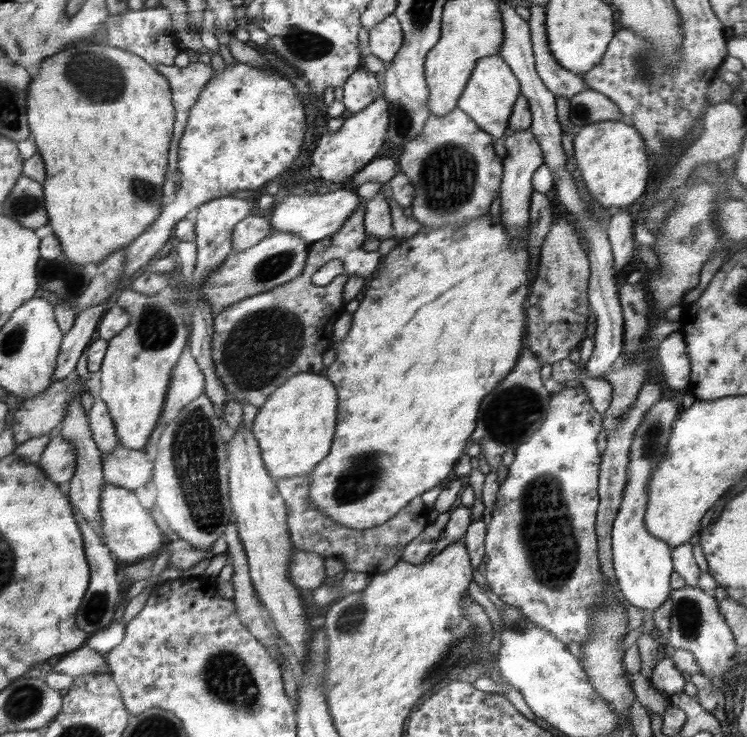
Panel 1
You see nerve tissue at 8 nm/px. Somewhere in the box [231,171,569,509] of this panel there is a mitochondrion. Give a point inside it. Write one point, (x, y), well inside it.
(509, 415)

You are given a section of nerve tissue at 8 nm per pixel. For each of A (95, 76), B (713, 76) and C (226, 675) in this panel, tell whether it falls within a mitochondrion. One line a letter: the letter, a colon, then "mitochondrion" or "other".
A: mitochondrion
B: other
C: mitochondrion

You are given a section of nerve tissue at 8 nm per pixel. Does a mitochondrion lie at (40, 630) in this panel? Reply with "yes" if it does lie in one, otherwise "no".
no

